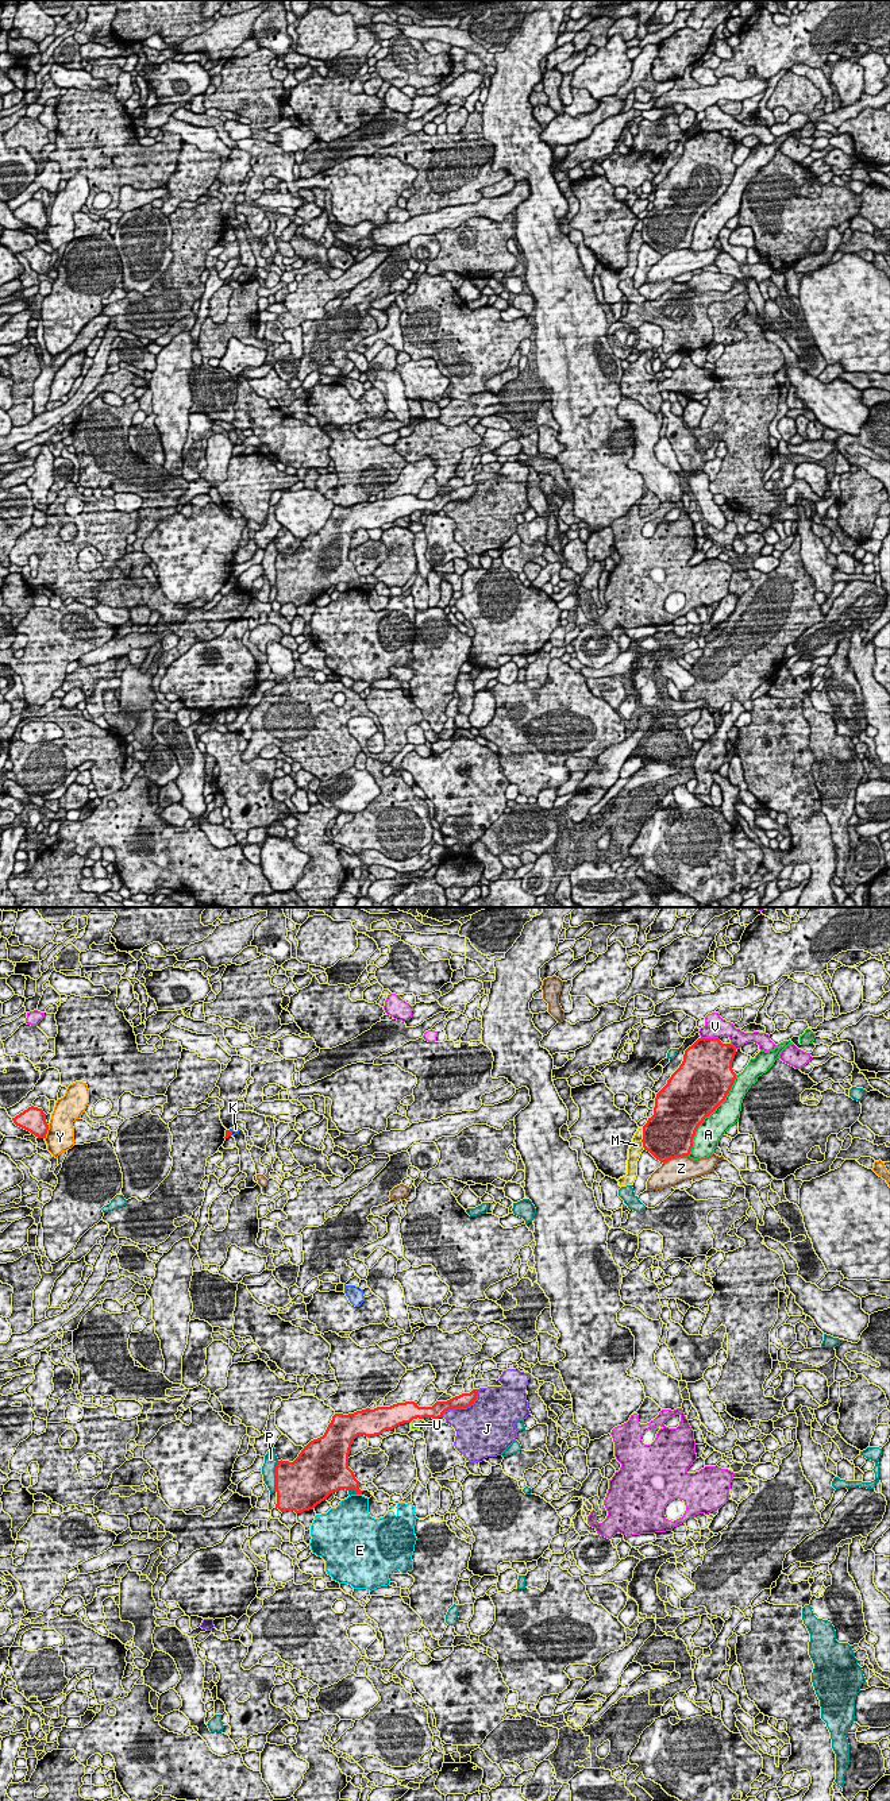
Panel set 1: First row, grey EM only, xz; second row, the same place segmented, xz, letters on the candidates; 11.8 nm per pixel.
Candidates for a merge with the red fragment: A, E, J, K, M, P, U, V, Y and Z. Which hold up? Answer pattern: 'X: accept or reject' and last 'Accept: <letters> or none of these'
A: reject
E: reject
J: reject
K: reject
M: reject
P: reject
U: reject
V: reject
Y: reject
Z: reject
Accept: none of these

